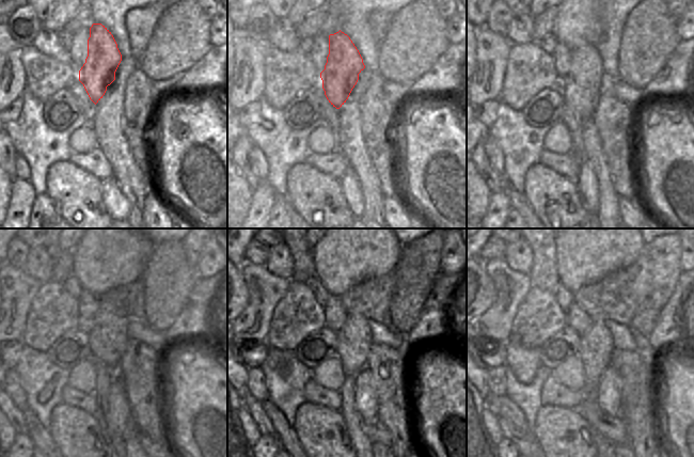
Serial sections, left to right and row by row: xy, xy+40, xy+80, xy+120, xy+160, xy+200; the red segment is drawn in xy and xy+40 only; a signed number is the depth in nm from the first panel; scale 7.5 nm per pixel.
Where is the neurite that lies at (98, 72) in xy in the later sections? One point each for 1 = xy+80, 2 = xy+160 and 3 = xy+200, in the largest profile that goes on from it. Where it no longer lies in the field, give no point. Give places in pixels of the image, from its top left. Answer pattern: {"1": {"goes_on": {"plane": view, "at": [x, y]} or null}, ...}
{"1": {"goes_on": {"plane": "xy+80", "at": [580, 88]}}, "2": {"goes_on": {"plane": "xy+160", "at": [355, 339]}}, "3": {"goes_on": {"plane": "xy+200", "at": [596, 348]}}}

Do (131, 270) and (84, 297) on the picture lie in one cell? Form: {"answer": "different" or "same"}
{"answer": "different"}

